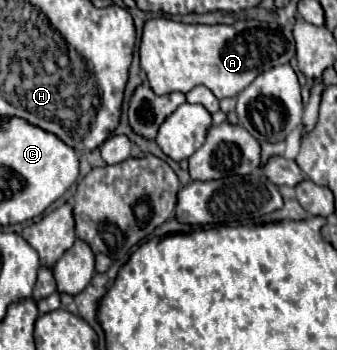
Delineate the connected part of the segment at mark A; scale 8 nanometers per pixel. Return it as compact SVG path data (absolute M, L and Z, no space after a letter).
M150 18L144 24L142 42L140 42L140 64L146 72L146 80L150 82L156 94L170 94L174 90L188 92L194 86L208 86L218 100L238 96L258 74L288 64L296 56L294 36L292 30L282 28L272 22L258 22L258 20L240 20L234 24L182 24L170 18Z

